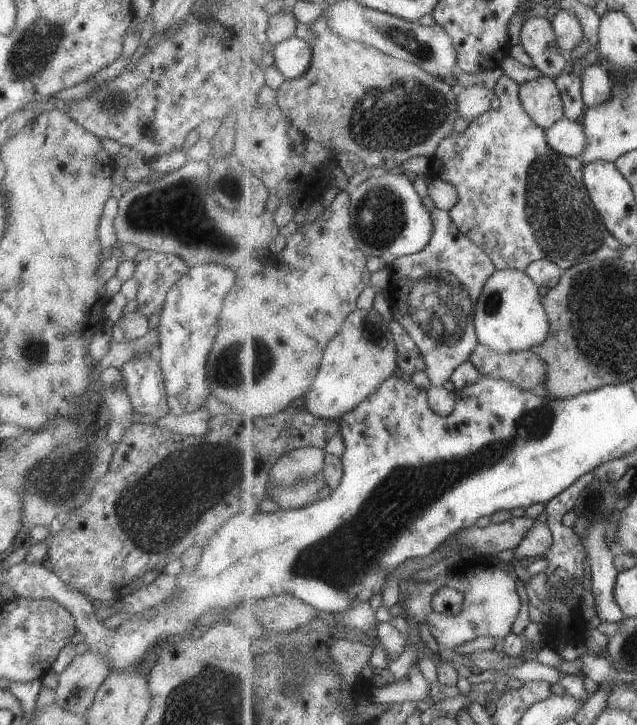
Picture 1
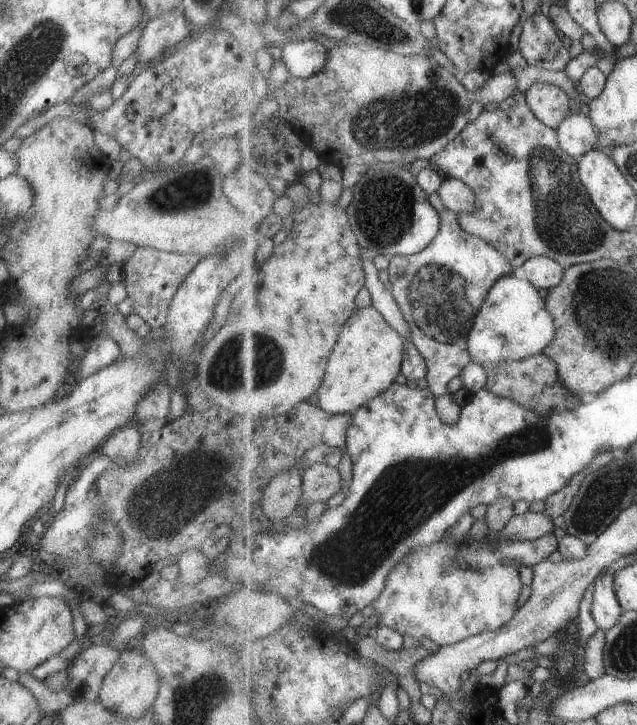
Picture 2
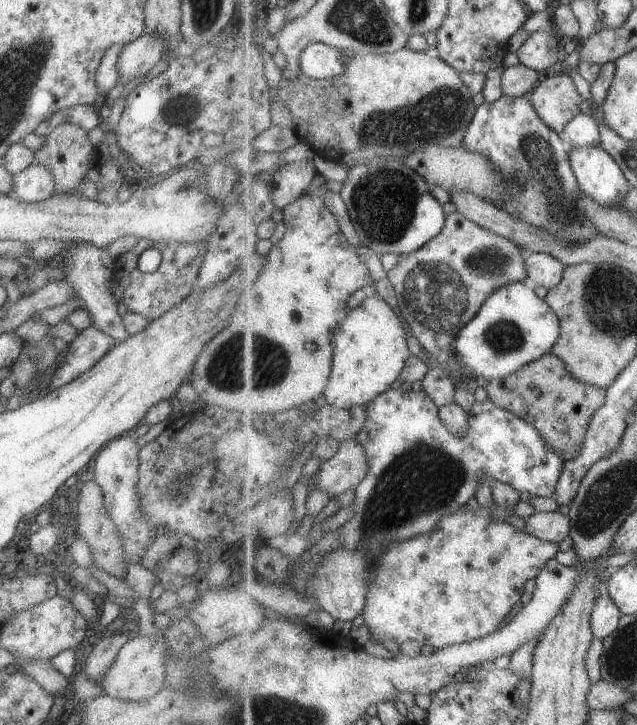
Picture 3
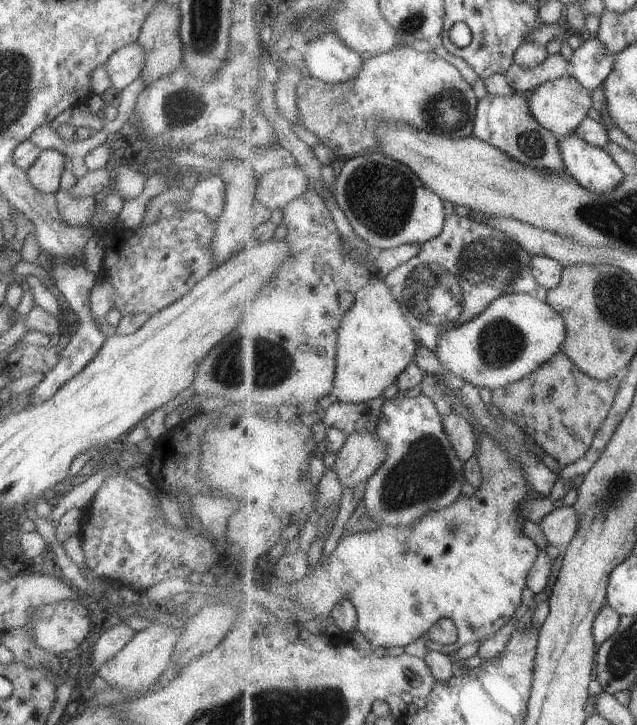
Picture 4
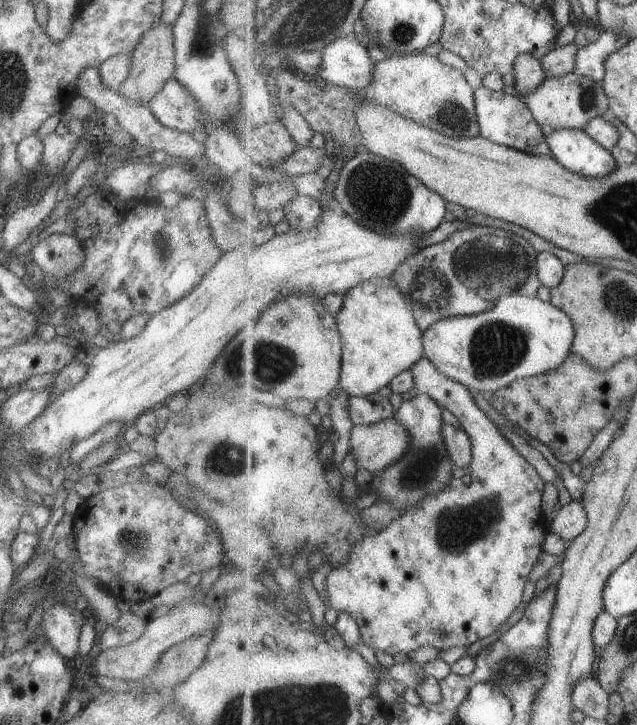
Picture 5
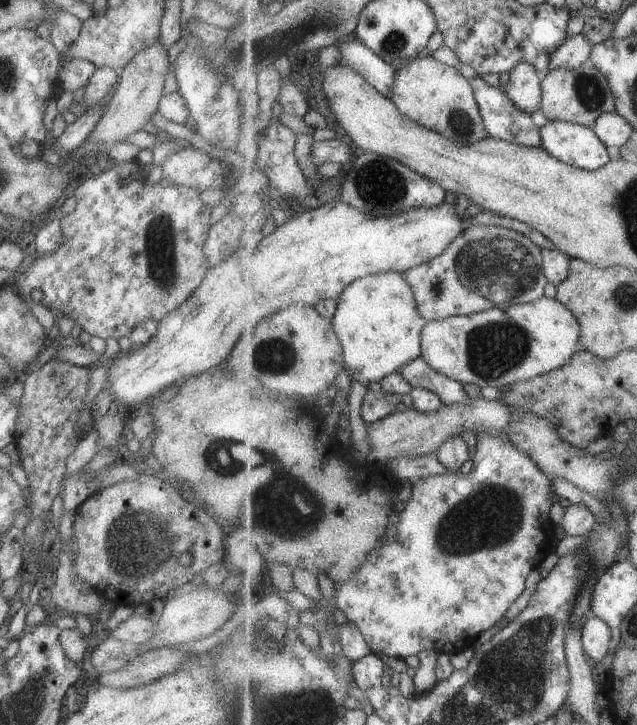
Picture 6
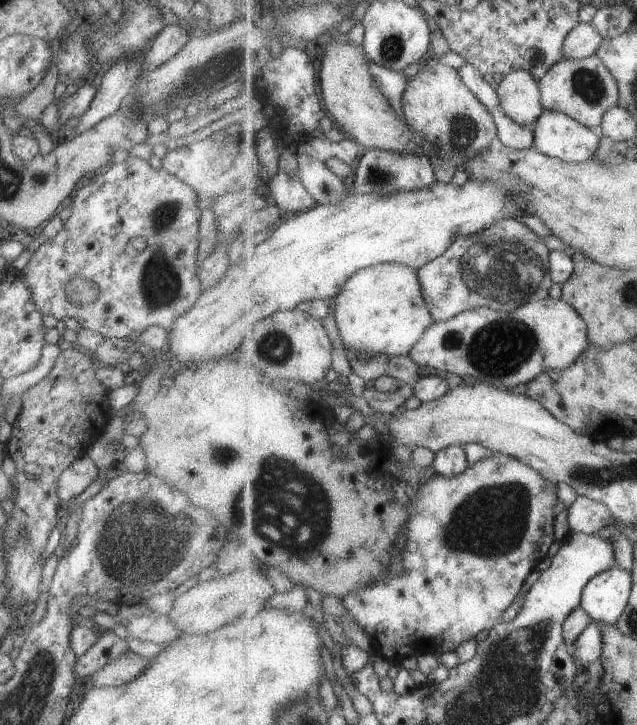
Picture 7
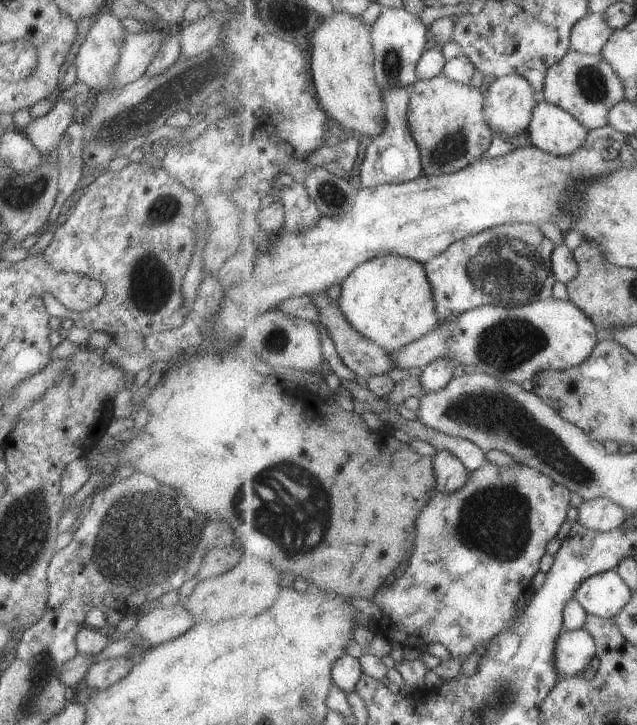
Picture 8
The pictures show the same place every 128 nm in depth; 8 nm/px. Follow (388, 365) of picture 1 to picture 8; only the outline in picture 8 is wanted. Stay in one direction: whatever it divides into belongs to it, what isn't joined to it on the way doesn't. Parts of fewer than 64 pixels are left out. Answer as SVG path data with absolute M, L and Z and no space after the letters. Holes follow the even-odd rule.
M393 254L361 264L342 283L337 302L351 326L389 353L420 340L441 322L425 264Z

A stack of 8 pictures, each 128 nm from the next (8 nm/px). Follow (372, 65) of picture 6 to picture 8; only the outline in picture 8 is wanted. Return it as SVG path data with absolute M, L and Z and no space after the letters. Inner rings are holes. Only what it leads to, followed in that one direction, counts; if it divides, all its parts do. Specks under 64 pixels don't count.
M391 85L383 90L388 124L386 132L377 136L366 148L363 163L360 166L360 181L365 189L385 184L404 184L418 180L426 175L418 143L410 130L408 113L410 108L410 87Z

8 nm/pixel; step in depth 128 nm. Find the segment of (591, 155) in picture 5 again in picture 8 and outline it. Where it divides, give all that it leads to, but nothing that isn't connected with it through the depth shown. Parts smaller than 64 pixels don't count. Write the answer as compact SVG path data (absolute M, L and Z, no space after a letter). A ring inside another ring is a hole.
M542 99L527 132L532 145L554 156L575 155L590 136L590 131L569 112Z

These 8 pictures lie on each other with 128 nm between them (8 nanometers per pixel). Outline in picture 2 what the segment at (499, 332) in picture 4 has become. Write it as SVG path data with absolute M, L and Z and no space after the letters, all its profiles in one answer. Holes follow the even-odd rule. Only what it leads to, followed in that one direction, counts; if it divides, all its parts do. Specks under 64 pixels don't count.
M511 273L503 276L491 288L482 310L477 315L467 346L473 363L490 362L494 365L543 353L553 342L557 331L555 318L546 306L546 299L539 296L539 288L530 280Z

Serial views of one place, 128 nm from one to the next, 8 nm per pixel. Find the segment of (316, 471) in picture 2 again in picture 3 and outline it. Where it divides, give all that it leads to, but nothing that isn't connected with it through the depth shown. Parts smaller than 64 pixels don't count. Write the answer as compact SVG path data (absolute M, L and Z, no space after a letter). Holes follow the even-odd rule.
M356 438L340 442L335 454L322 461L317 471L317 483L312 488L335 497L347 490L356 491L369 472L367 448Z

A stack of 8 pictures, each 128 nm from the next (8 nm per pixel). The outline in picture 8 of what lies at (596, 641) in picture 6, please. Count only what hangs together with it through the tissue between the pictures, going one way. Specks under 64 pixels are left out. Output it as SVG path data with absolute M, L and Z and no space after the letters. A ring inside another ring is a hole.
M585 628L563 630L556 649L556 666L560 676L581 675L597 654L595 638Z

